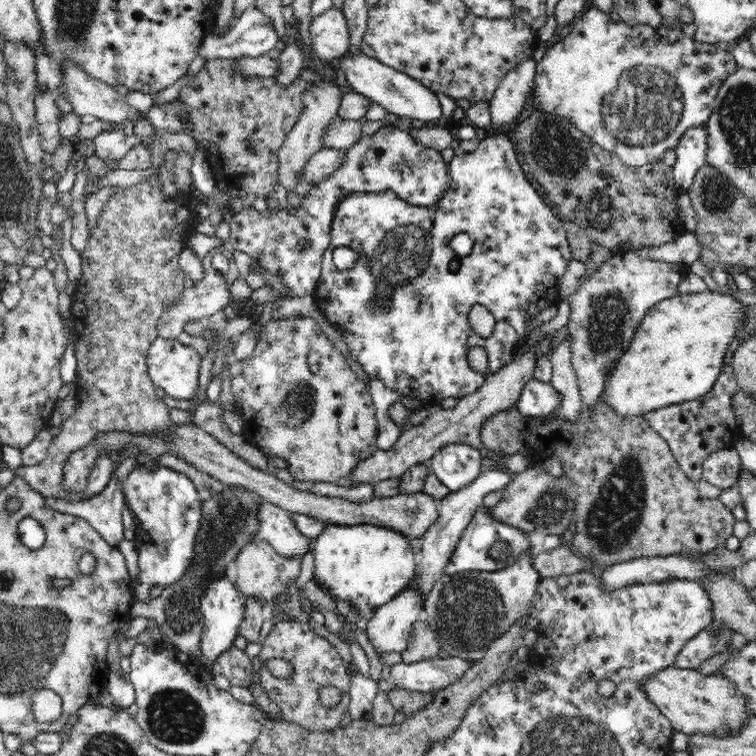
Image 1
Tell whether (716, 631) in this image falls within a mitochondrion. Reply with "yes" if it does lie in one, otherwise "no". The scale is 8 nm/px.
no

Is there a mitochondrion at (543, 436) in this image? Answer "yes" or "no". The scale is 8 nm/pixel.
no

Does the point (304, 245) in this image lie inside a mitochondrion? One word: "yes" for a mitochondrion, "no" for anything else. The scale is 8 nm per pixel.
no

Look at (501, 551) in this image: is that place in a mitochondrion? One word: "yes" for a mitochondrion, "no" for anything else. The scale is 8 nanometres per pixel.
yes

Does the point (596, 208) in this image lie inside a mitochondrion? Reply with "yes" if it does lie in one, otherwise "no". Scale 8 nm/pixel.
yes

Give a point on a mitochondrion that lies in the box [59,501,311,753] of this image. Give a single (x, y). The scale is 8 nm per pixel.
(174, 716)

